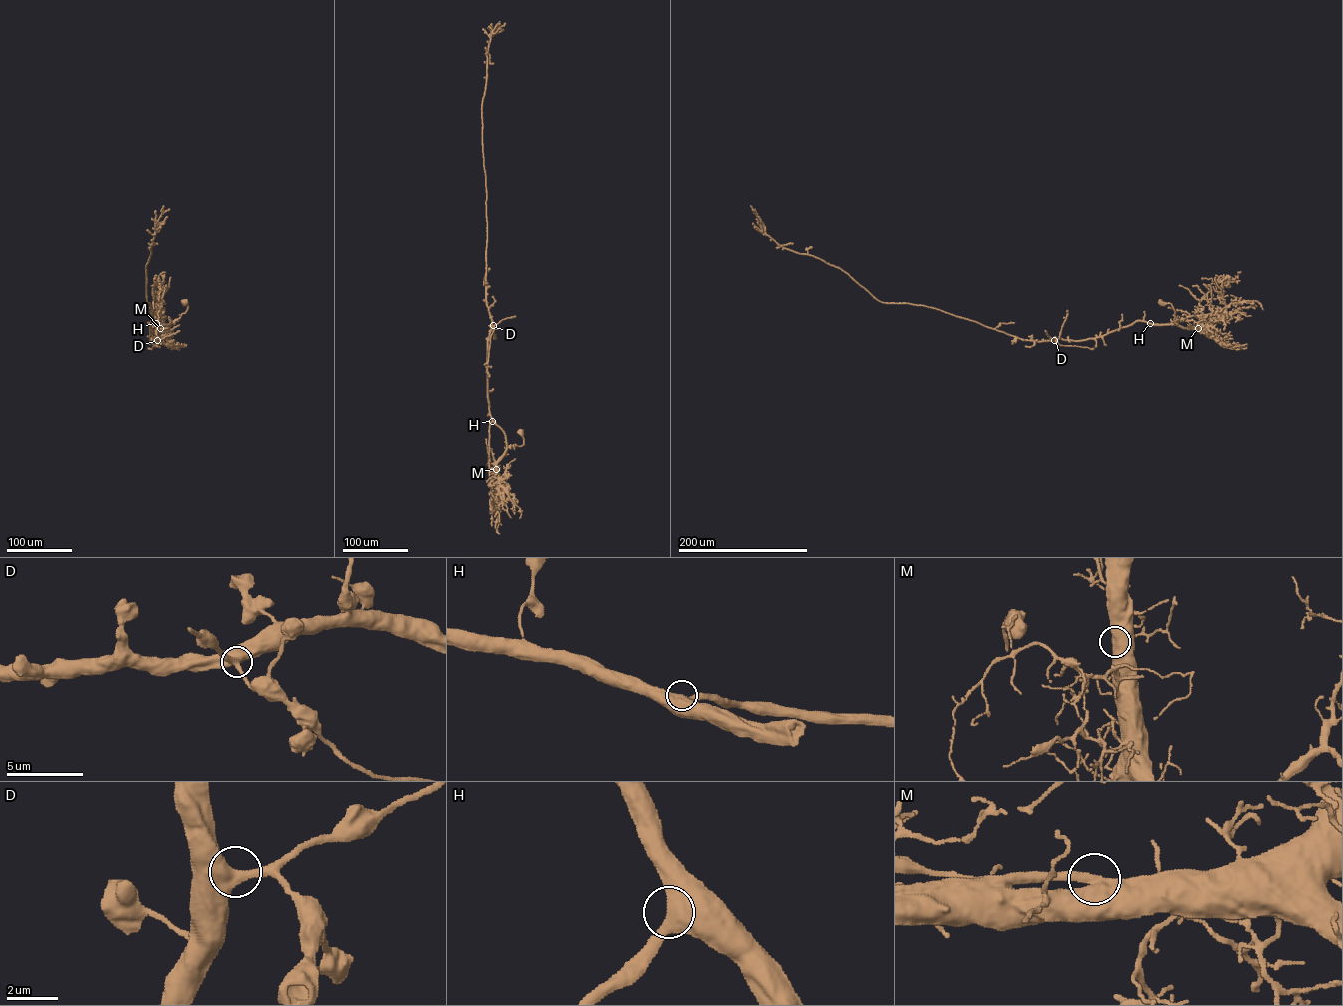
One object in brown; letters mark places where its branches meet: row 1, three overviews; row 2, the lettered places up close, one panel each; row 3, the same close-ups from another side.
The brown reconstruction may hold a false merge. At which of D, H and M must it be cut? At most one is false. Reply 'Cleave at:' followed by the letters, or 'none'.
Cleave at: none

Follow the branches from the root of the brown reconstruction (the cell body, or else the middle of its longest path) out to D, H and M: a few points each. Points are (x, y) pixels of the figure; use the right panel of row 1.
D: (1160, 303), (1170, 303), (1175, 322), (1153, 324), (1135, 321), (1095, 338), (1054, 340)
H: (1160, 303), (1170, 303), (1175, 322), (1150, 323)
M: (1160, 303), (1170, 303), (1177, 324), (1185, 328), (1198, 328)

